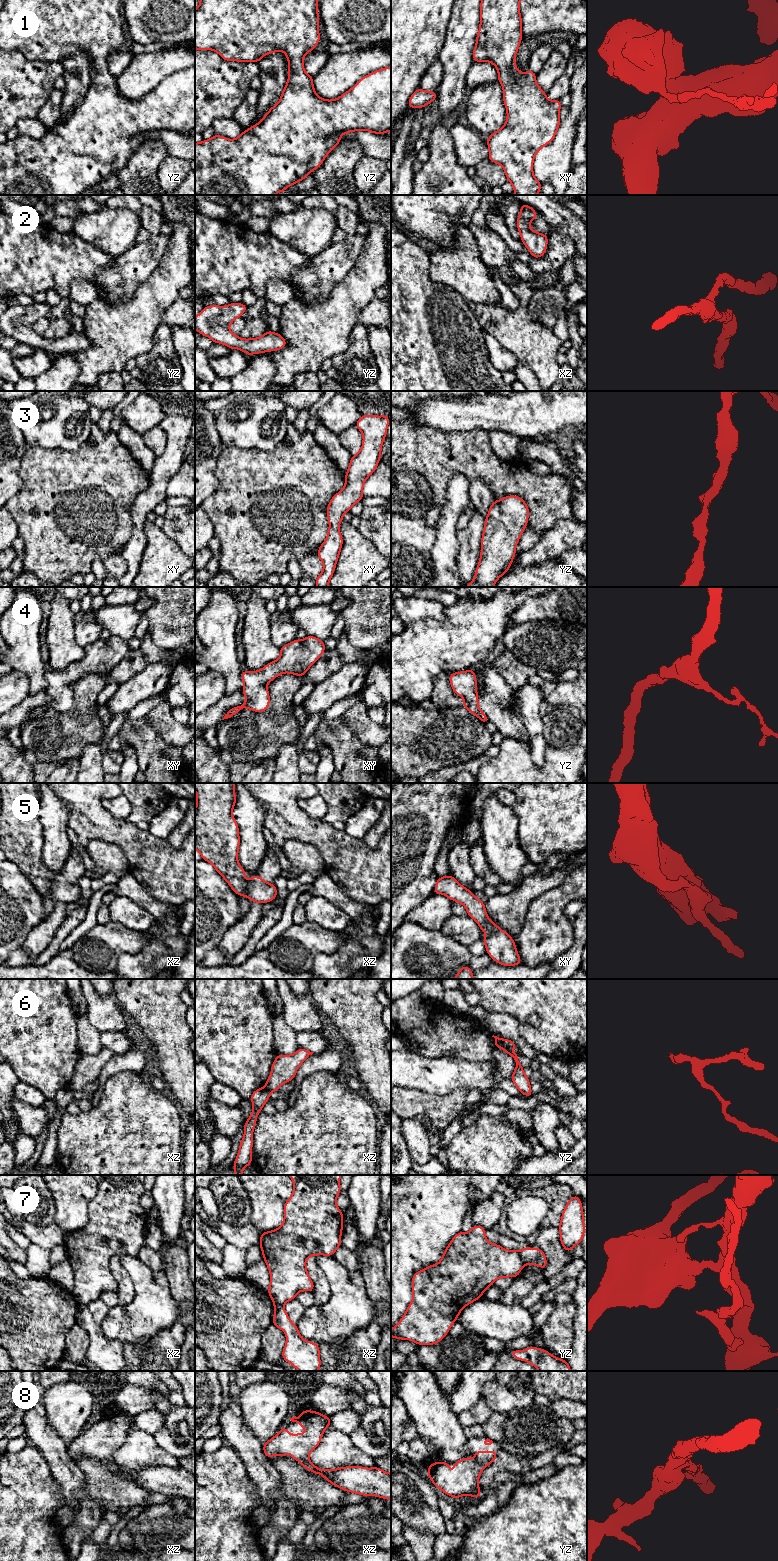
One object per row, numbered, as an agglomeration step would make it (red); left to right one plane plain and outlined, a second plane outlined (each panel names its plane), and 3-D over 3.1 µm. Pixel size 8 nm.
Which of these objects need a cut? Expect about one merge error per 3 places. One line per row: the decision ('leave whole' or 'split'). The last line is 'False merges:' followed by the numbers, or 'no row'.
1: leave whole
2: leave whole
3: leave whole
4: leave whole
5: leave whole
6: split
7: split
8: leave whole
False merges: 6, 7

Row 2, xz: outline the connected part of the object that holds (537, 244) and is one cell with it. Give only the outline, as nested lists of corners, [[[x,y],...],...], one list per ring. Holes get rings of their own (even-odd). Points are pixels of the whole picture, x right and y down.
[[[522,203],[517,218],[517,230],[520,232],[521,241],[534,258],[541,258],[546,250],[548,236],[532,230],[529,223],[537,218],[536,210],[529,205]]]

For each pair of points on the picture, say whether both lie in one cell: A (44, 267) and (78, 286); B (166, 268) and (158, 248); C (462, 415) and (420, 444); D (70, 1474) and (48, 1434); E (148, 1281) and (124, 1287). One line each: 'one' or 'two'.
A: two
B: two
C: two
D: one
E: two

